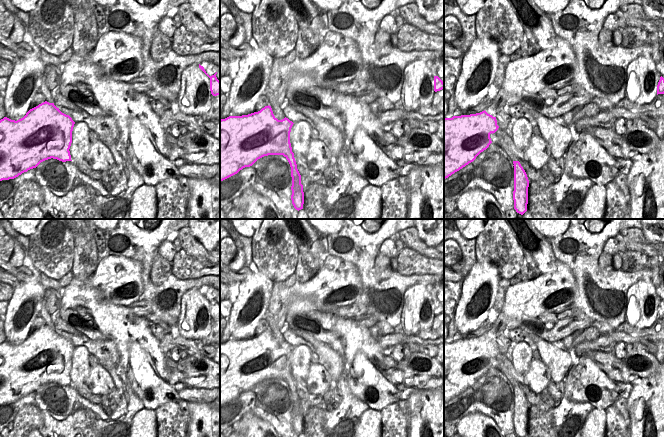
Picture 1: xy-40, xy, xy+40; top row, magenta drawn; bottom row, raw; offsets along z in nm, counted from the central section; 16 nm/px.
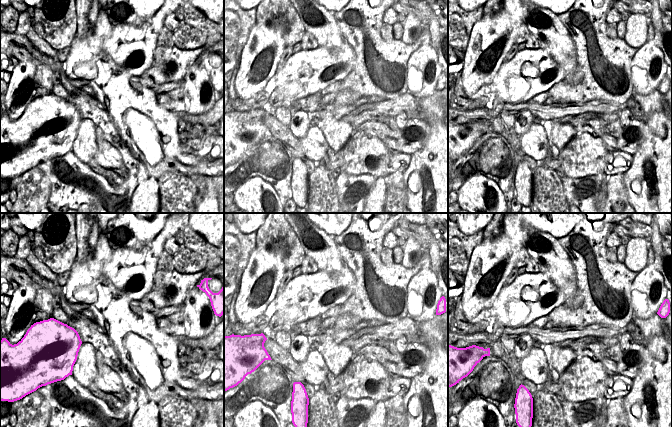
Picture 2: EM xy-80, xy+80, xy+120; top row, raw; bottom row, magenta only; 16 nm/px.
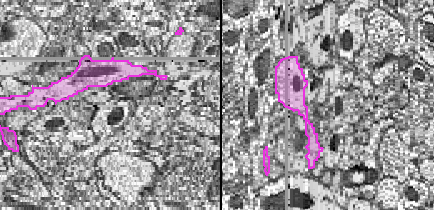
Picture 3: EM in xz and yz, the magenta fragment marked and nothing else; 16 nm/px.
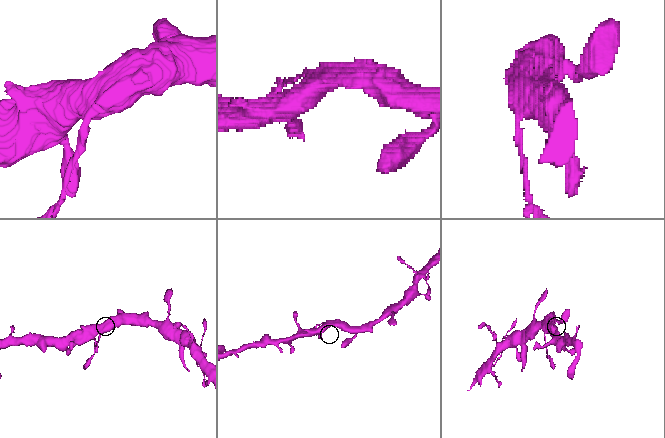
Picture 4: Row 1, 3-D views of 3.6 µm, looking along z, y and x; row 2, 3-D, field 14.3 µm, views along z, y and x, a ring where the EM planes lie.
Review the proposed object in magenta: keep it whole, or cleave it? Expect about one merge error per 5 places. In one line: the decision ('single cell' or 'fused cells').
single cell

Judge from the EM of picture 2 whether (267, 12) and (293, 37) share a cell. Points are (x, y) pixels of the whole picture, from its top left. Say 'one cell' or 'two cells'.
one cell

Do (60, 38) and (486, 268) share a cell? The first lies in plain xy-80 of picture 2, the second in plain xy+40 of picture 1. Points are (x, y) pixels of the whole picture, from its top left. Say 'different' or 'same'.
different

